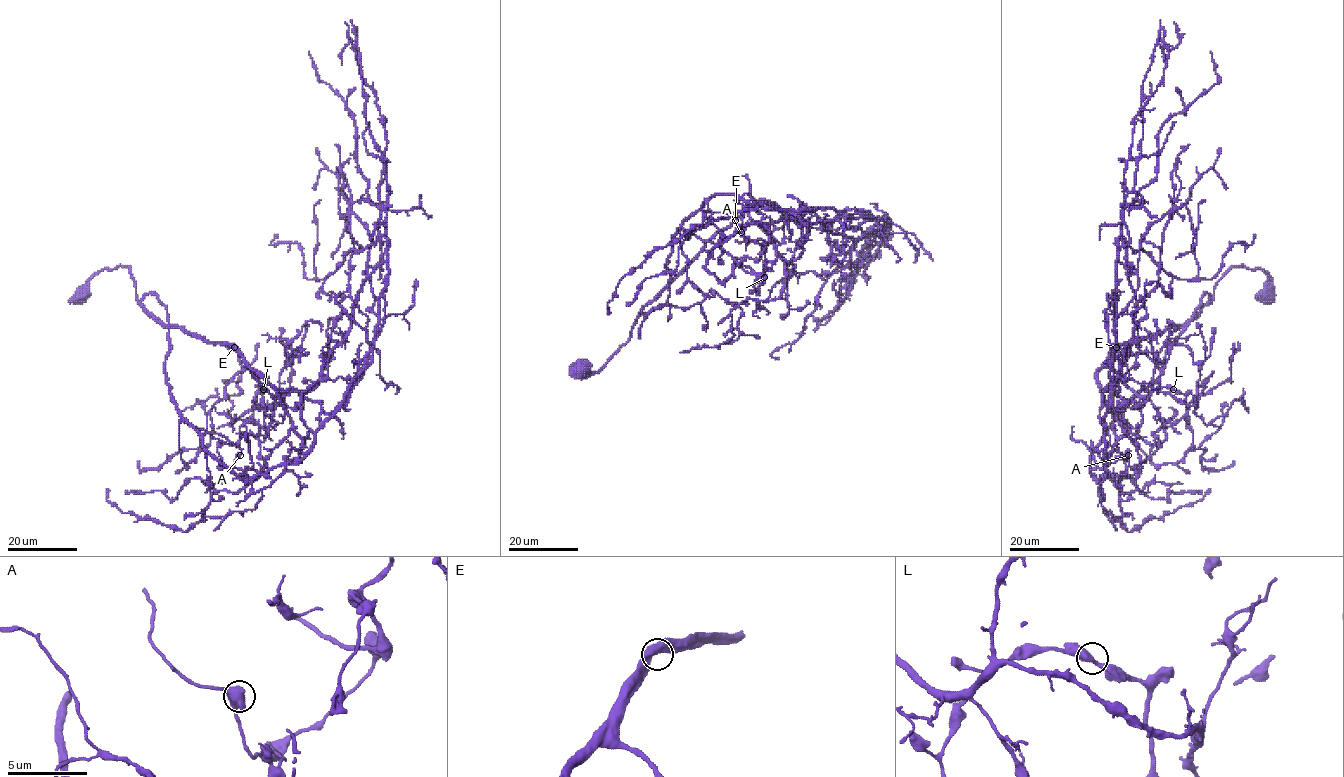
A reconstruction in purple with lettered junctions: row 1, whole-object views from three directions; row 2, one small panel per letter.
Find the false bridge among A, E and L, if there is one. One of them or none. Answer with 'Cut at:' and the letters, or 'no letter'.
Cut at: no letter

